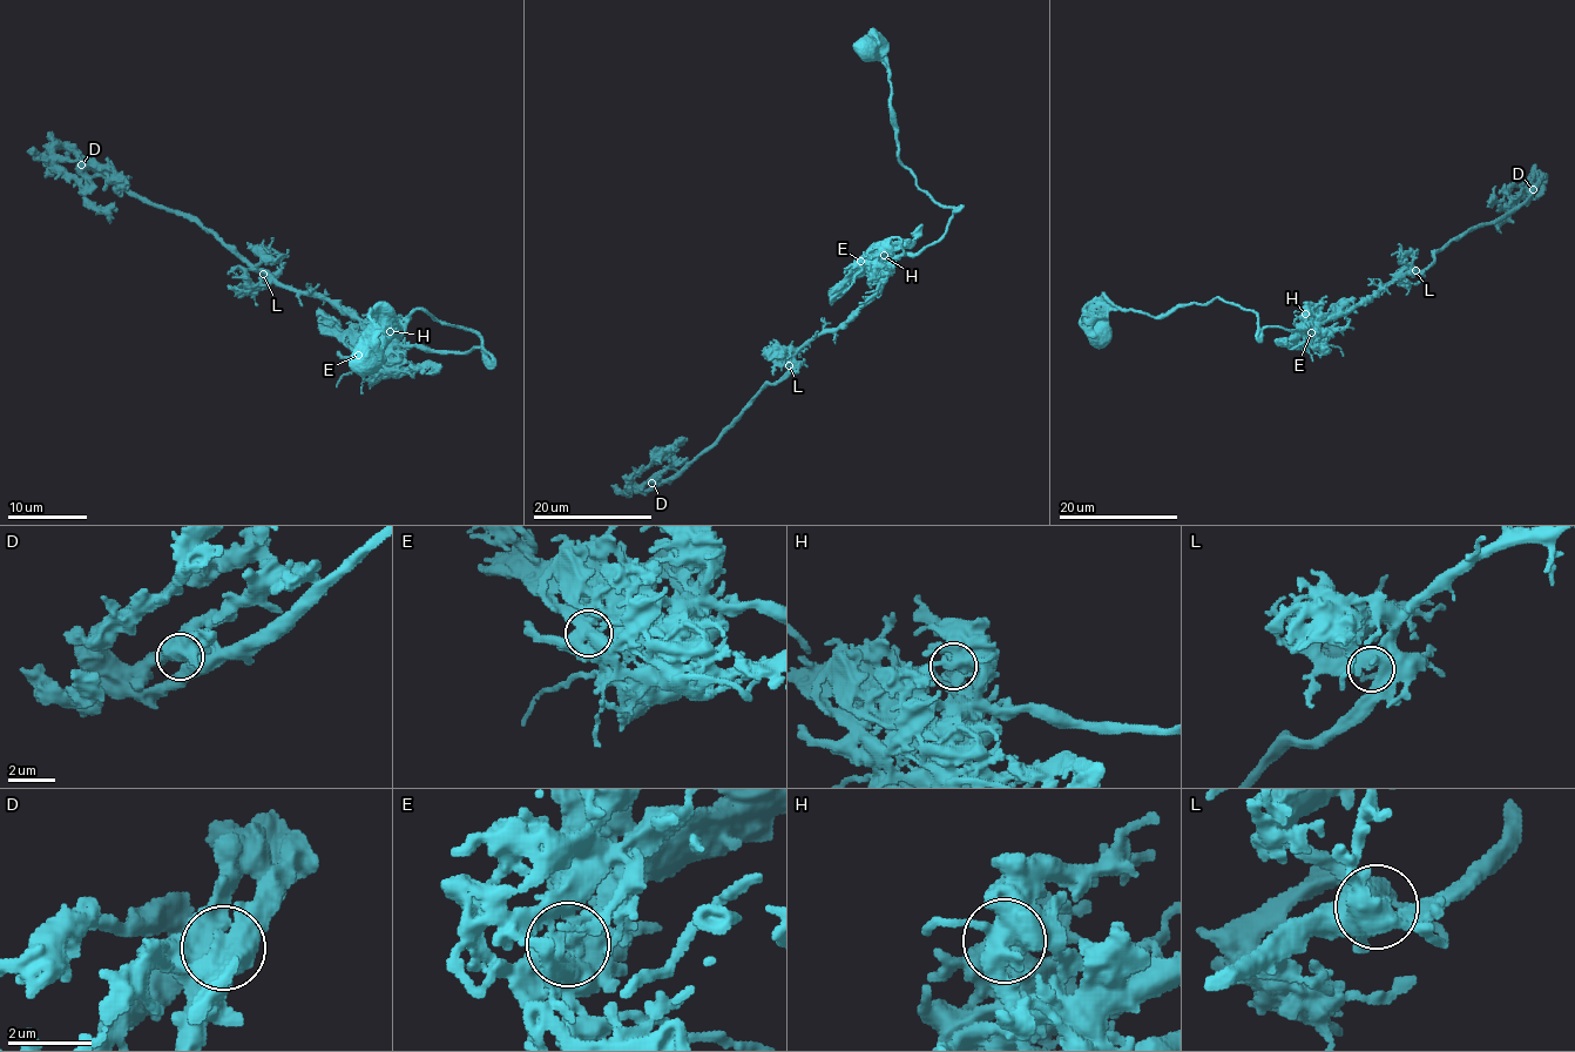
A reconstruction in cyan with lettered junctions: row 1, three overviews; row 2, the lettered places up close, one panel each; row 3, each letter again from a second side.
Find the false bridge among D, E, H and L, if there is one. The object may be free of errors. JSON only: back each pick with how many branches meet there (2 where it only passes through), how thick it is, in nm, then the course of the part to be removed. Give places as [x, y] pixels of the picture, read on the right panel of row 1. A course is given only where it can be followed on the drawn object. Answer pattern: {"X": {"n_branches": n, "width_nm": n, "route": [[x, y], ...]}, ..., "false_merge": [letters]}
{"E": {"n_branches": 3, "width_nm": 550, "route": [[1311, 331], [1293, 341], [1273, 341]]}, "false_merge": ["E"]}

